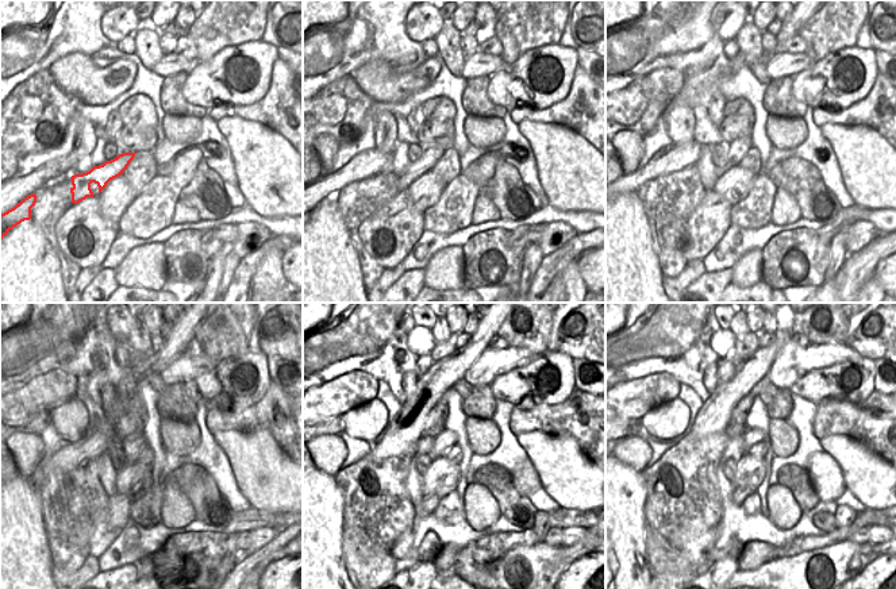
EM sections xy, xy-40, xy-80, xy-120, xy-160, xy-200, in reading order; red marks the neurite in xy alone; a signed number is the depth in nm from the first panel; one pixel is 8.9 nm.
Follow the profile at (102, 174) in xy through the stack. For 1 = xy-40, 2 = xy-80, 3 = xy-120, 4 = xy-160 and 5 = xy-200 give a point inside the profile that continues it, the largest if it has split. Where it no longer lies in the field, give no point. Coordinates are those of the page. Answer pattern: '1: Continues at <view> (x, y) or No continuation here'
1: Continues at xy-40 (430, 157)
2: Continues at xy-80 (737, 149)
3: Continues at xy-120 (133, 449)
4: Continues at xy-160 (446, 439)
5: Continues at xy-200 (752, 437).

